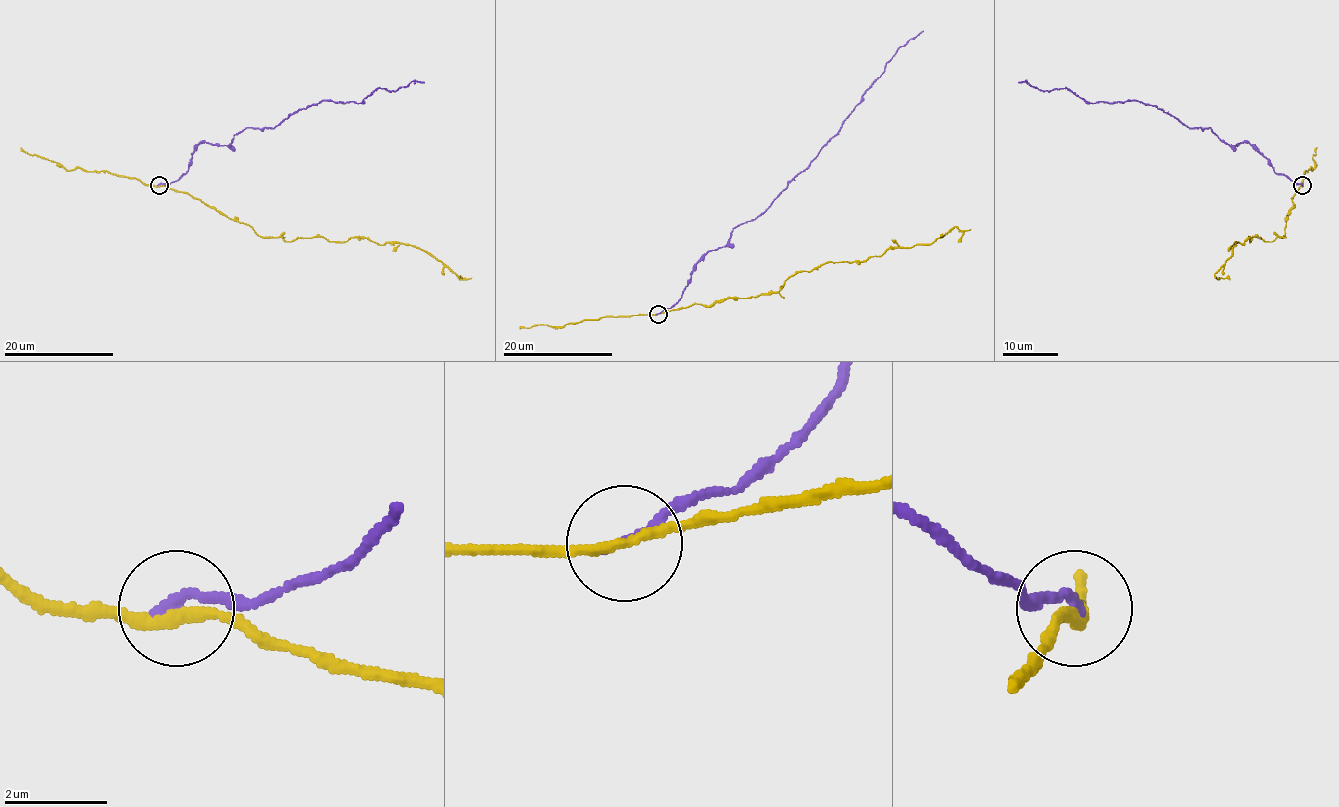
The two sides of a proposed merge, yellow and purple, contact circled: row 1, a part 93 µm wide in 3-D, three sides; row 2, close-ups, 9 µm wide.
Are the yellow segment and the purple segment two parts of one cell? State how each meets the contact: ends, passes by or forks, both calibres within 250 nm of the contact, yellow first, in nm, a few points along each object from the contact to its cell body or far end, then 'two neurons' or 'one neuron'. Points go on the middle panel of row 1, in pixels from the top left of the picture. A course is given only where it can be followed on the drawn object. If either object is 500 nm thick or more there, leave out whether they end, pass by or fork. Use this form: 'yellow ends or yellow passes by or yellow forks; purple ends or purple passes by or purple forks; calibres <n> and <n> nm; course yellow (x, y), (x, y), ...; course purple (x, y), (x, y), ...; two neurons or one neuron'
yellow passes by; purple ends; calibres 200 and 200 nm; course yellow (658, 314), (776, 293), (799, 271), (930, 244), (956, 226), (962, 232), (957, 241); course purple (658, 314), (681, 296), (710, 251), (755, 219), (814, 159), (895, 52), (923, 30); two neurons

